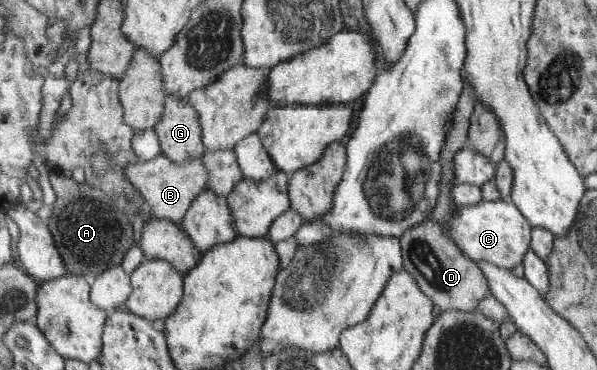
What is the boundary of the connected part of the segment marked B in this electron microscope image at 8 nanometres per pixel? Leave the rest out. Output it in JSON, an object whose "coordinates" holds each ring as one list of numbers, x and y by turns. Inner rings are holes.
{"coordinates":[[163,152,152,160,140,160,135,164,130,164,124,171,126,171,126,179,130,180,132,185,144,195,144,200,148,201,153,218,170,219,180,225,186,213,189,212,192,202,208,189,210,175,202,159,203,156,204,154,200,157,190,155,190,160,178,164,172,162,172,159]]}

